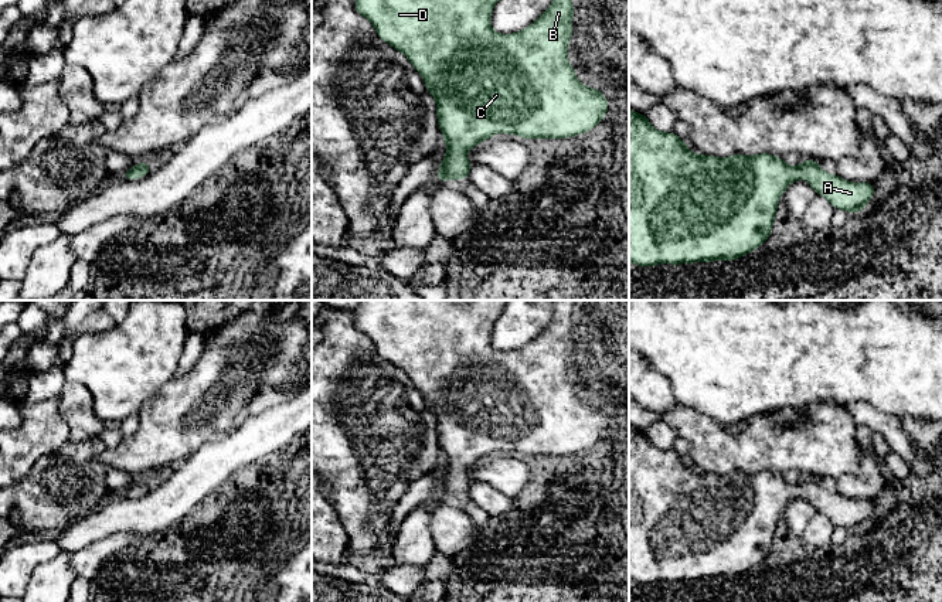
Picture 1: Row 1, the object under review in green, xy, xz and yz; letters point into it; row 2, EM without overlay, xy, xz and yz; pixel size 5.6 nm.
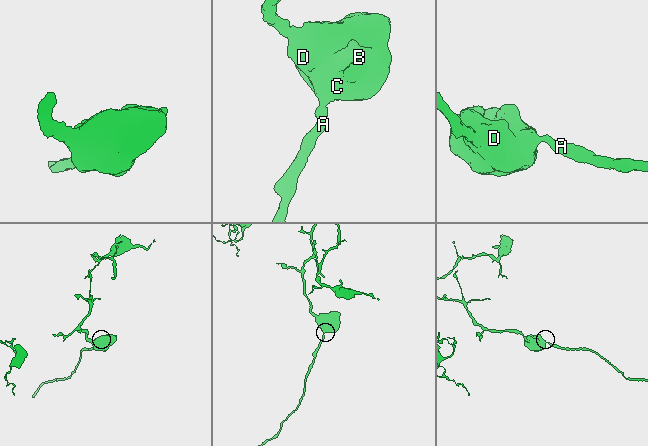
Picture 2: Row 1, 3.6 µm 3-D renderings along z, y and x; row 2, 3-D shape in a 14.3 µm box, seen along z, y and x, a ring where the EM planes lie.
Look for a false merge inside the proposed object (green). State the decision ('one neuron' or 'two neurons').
one neuron

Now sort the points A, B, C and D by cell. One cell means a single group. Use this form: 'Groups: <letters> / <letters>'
Groups: A B C D

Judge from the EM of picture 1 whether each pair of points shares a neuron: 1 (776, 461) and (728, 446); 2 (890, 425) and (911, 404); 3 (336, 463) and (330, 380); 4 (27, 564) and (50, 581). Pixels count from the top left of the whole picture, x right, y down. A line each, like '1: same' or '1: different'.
1: same
2: different
3: same
4: different

